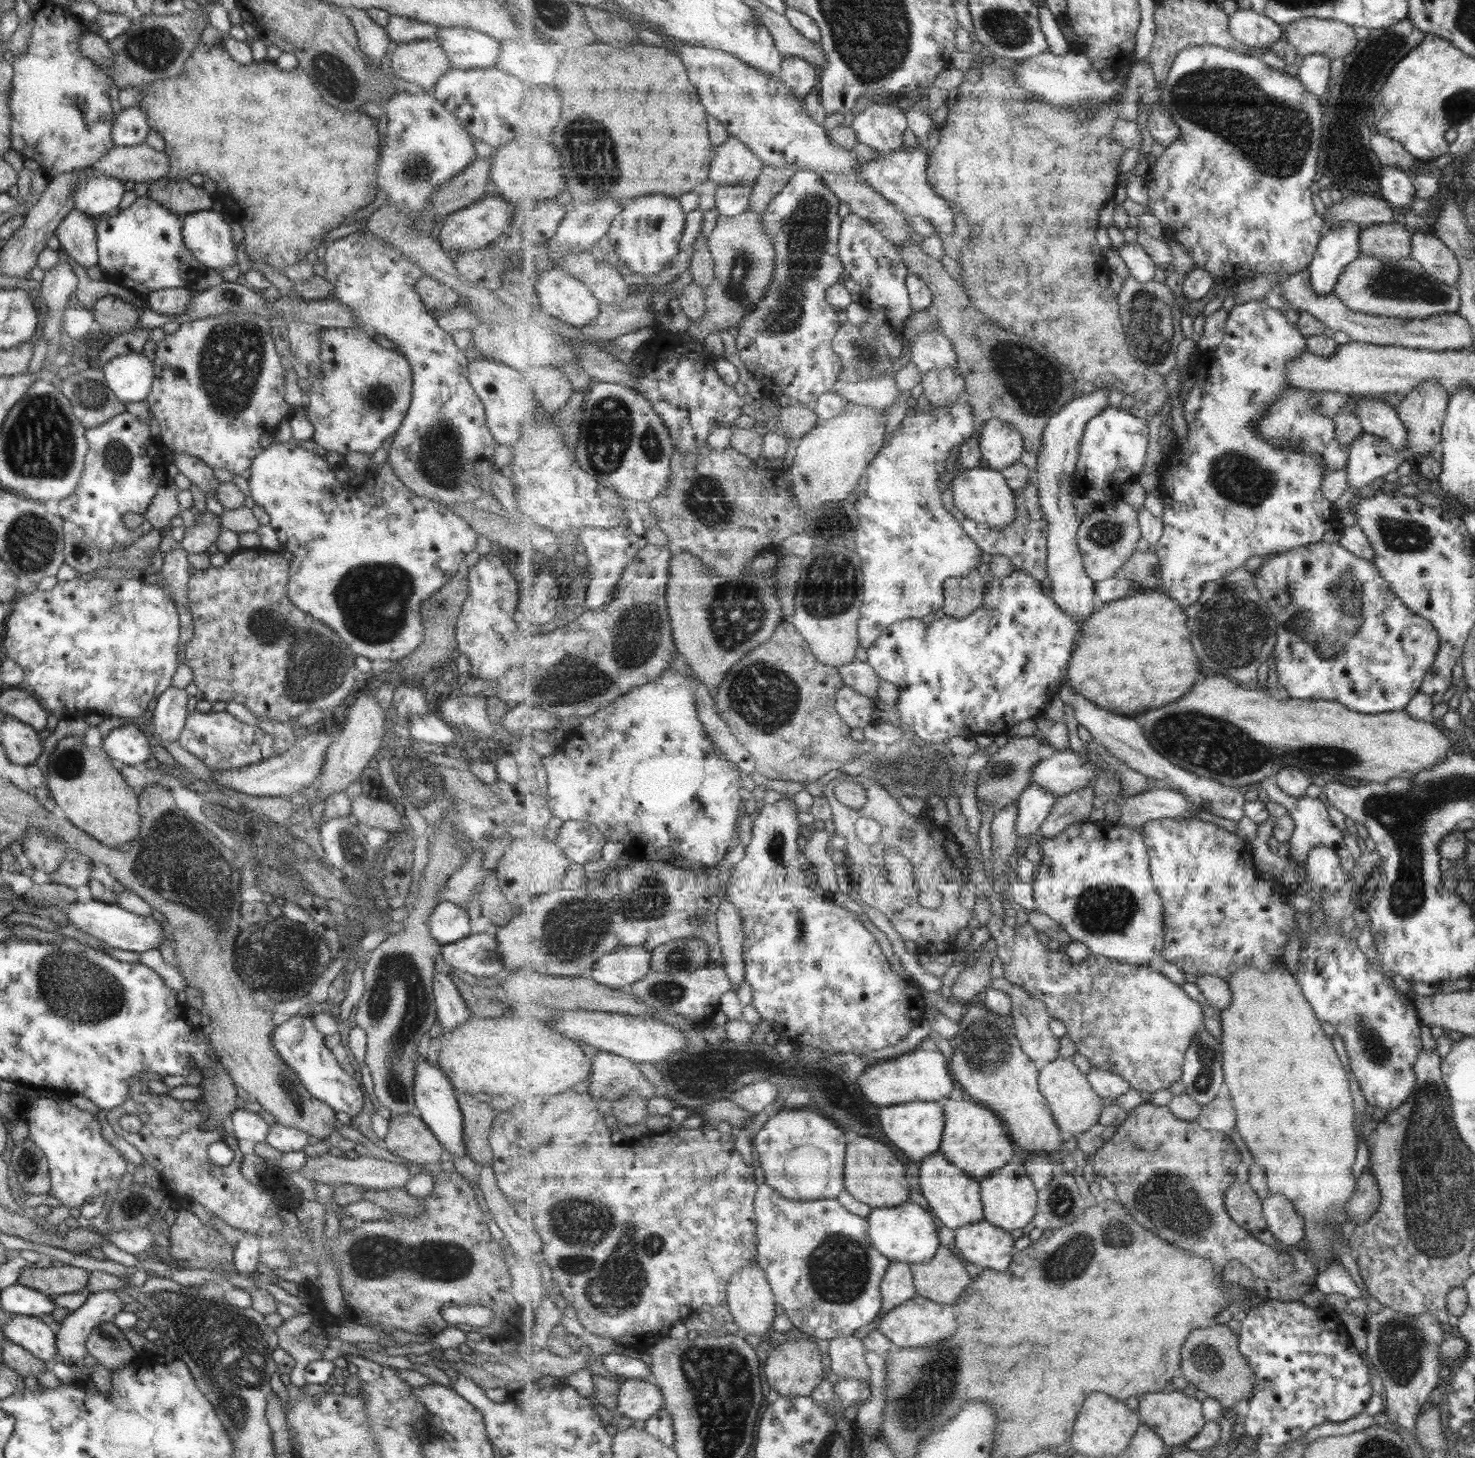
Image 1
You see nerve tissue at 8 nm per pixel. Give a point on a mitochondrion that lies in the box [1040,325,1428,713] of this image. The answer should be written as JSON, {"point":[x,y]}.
{"point":[1234,630]}

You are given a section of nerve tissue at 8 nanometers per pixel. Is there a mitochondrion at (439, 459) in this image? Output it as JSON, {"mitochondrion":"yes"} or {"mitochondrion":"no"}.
{"mitochondrion":"yes"}

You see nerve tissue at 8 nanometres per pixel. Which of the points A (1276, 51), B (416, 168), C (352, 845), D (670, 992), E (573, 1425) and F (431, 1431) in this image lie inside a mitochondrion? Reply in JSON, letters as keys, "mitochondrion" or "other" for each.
{"A":"other","B":"mitochondrion","C":"mitochondrion","D":"mitochondrion","E":"other","F":"mitochondrion"}

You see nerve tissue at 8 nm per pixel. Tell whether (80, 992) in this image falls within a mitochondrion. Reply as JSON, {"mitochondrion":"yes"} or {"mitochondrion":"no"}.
{"mitochondrion":"yes"}

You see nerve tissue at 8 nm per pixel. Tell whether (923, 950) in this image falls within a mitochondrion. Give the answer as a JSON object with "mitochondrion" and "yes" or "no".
{"mitochondrion":"no"}

